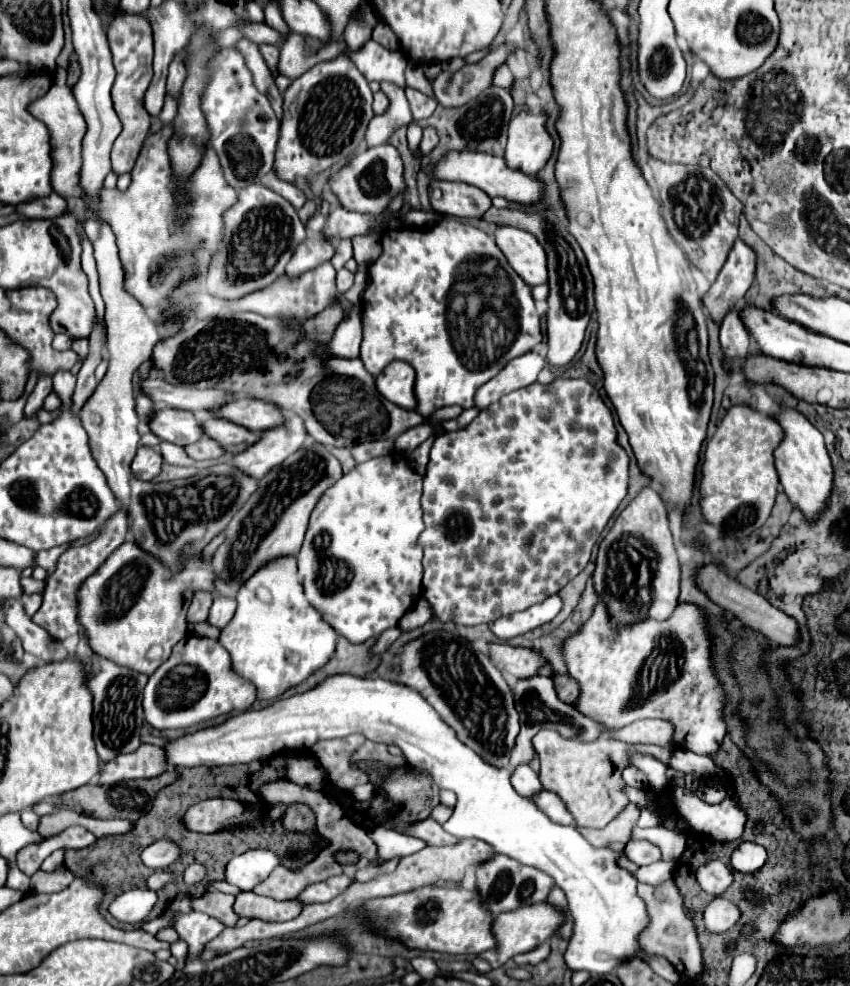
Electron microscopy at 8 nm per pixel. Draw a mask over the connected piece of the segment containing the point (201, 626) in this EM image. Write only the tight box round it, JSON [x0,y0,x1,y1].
[189,621,221,639]

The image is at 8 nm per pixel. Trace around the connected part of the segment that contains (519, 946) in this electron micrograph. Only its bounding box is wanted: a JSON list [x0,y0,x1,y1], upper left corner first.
[479,901,567,969]

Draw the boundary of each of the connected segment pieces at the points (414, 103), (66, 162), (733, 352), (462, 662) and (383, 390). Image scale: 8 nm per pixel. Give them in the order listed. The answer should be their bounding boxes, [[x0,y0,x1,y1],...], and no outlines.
[[405,87,439,121],[31,69,87,197],[719,311,751,359],[397,629,519,769],[375,361,417,411]]

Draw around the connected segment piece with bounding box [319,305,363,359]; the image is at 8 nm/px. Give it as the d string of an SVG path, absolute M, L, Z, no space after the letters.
M353 305L349 319L343 319L333 333L333 339L327 347L321 347L321 355L337 355L337 357L359 357L359 345L363 339L361 329L361 307Z

